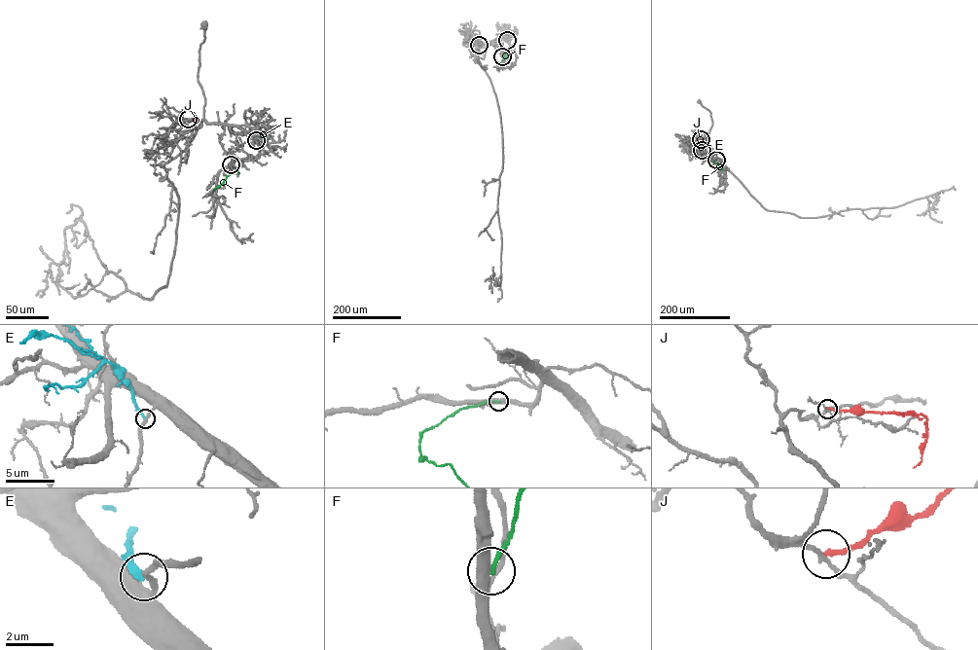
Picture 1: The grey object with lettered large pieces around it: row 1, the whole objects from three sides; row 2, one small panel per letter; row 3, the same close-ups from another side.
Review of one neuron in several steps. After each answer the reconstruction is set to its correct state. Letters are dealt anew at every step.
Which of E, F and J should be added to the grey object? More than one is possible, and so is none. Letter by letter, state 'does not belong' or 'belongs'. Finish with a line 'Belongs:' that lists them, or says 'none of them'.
E: does not belong
F: does not belong
J: does not belong
Belongs: none of them

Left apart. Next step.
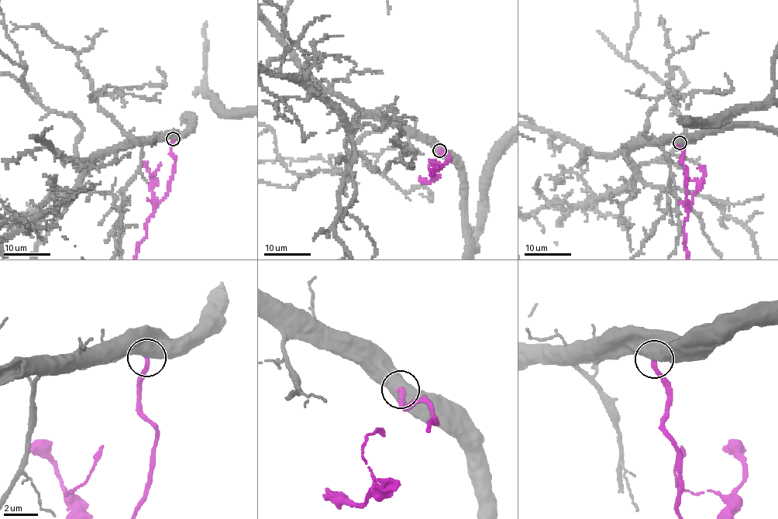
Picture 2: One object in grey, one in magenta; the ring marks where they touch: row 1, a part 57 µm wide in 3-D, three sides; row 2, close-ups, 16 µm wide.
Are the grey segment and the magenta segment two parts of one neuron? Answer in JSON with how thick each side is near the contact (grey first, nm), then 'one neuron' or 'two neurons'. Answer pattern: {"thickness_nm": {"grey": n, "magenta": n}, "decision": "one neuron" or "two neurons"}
{"thickness_nm": {"grey": 750, "magenta": 260}, "decision": "two neurons"}

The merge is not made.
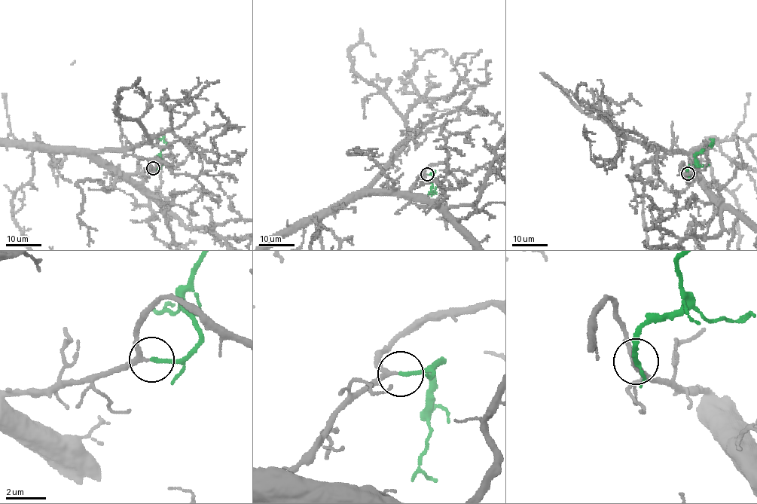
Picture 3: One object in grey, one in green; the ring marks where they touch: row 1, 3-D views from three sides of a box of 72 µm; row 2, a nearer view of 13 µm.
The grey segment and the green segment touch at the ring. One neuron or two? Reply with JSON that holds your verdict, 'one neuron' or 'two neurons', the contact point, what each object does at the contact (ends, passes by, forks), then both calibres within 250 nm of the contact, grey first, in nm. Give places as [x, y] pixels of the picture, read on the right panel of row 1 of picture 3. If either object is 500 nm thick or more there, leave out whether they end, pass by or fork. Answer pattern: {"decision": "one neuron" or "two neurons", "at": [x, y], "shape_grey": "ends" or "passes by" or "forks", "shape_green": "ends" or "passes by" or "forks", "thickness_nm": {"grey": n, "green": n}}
{"decision": "one neuron", "at": [688, 173], "shape_grey": "passes by", "shape_green": "ends", "thickness_nm": {"grey": 200, "green": 200}}

